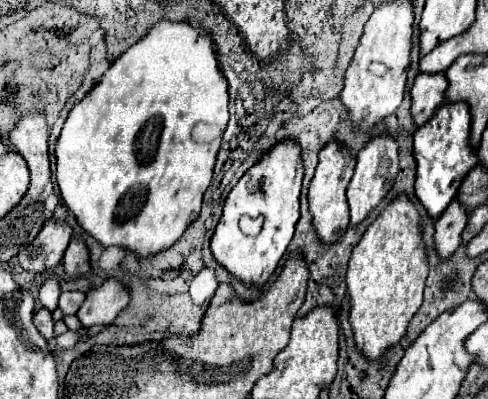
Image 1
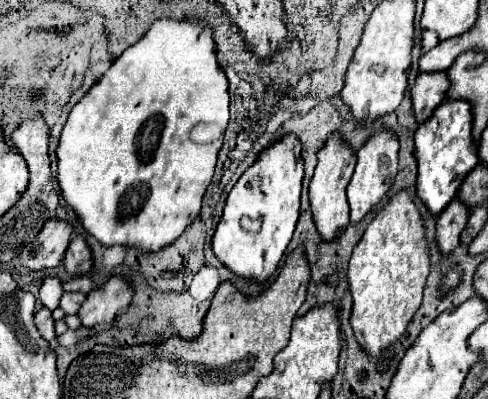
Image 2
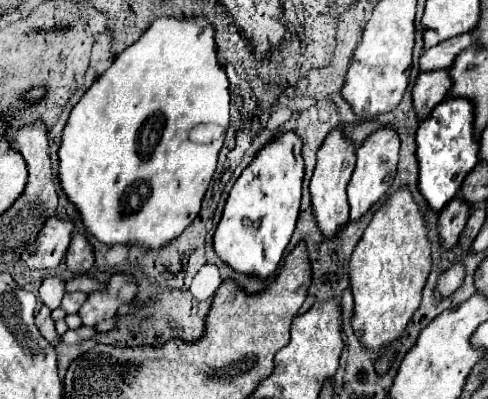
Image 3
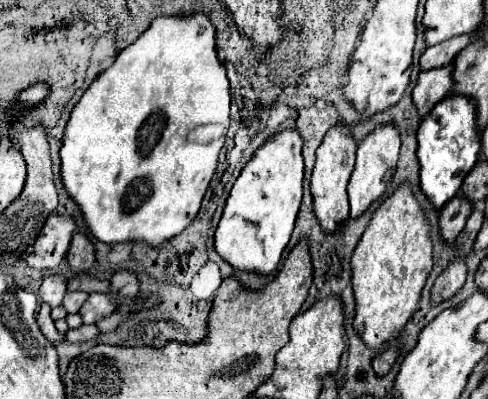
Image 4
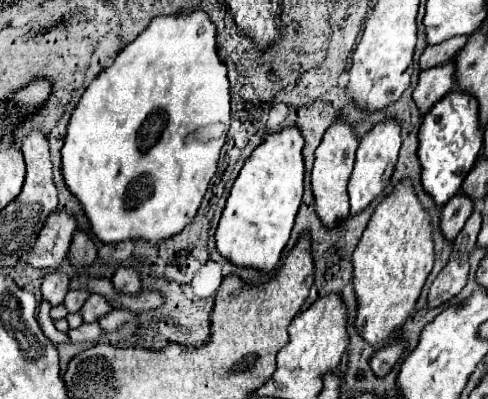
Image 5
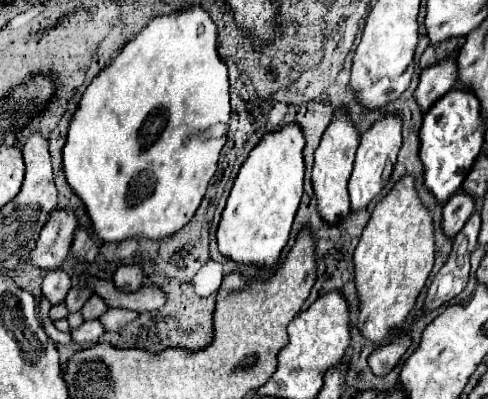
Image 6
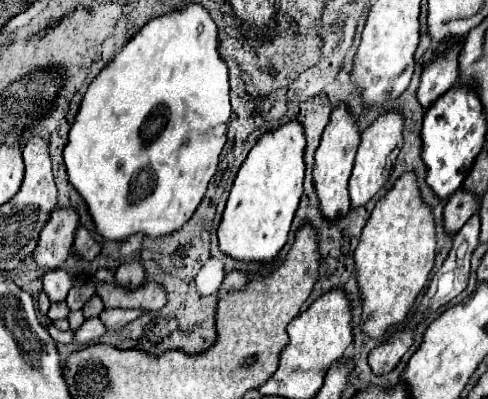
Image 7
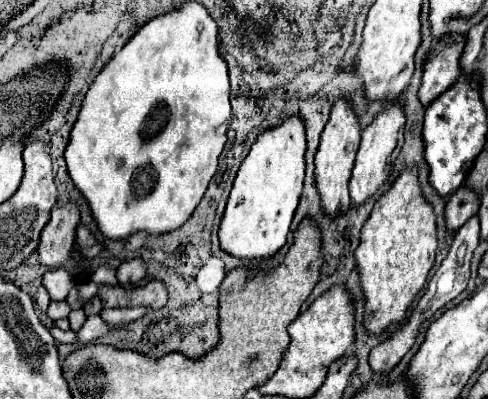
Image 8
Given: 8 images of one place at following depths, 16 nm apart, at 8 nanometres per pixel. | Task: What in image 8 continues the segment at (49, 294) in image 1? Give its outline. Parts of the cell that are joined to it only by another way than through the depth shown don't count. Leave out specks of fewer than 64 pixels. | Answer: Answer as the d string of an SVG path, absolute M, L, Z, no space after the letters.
M54 268L44 274L44 286L52 300L64 300L72 288L72 276L64 268Z

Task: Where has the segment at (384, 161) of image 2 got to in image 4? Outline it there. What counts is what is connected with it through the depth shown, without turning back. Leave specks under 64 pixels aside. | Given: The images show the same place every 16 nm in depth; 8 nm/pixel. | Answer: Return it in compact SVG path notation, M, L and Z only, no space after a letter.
M392 122L380 124L370 134L364 136L364 140L360 142L358 152L356 152L356 166L354 166L352 178L348 182L350 216L360 216L360 212L364 212L376 198L380 198L384 194L384 190L392 182L392 176L396 170L398 150L400 150L400 130Z

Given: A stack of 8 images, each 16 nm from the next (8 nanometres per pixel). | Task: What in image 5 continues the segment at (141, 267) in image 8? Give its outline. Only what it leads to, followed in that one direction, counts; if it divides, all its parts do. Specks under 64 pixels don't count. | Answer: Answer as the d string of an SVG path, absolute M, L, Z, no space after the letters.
M118 268L112 276L112 284L122 294L136 294L142 286L140 272L136 268Z

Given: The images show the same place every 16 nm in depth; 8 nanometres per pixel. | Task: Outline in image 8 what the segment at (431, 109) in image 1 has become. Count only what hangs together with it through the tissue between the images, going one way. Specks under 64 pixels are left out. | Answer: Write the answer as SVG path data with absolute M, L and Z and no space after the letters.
M448 34L442 40L436 42L436 46L430 50L432 54L426 58L424 64L424 76L420 86L420 102L430 104L440 96L440 92L448 90L460 72L460 56L466 46L466 36L462 34Z

